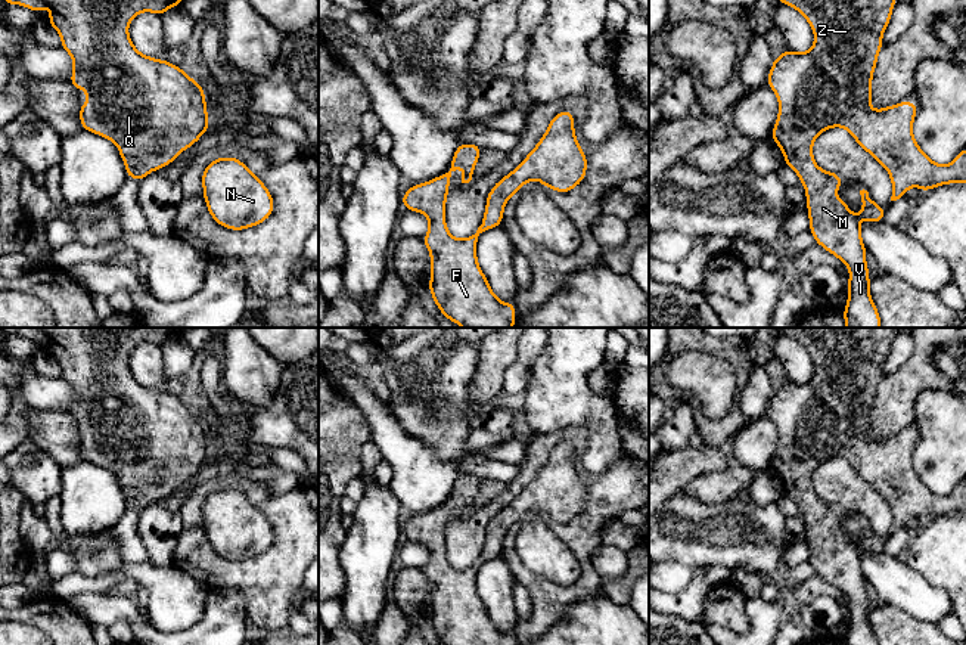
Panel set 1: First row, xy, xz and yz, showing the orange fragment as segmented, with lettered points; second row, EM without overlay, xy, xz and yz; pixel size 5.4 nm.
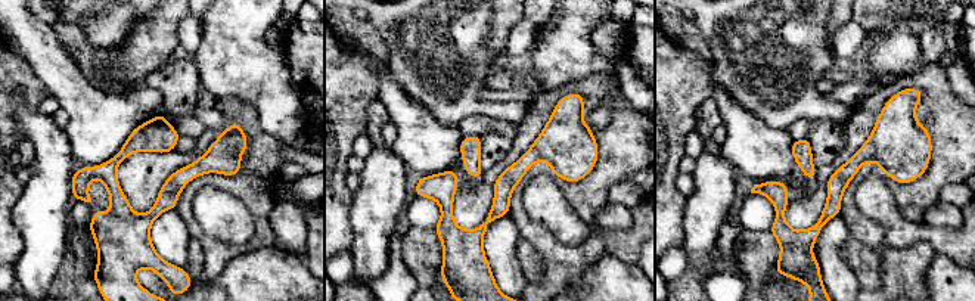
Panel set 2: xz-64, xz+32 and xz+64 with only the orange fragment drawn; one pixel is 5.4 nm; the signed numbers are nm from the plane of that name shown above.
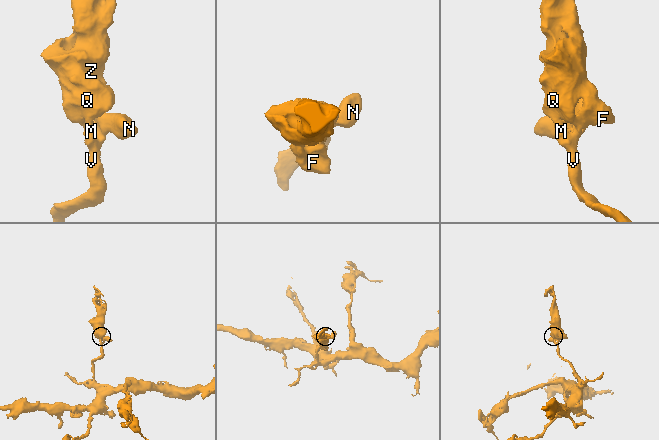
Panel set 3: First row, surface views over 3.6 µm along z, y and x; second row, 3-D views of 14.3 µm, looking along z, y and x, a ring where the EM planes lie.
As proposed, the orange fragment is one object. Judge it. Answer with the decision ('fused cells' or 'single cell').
single cell

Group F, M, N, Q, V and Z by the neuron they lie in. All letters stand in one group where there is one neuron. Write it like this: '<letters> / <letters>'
F M N Q V Z

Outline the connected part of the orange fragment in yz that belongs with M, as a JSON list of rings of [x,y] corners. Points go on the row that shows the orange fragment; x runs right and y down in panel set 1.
[[[777,0],[796,9],[814,32],[814,44],[805,53],[790,49],[774,58],[767,86],[779,99],[779,117],[771,139],[782,149],[785,164],[802,182],[807,195],[810,232],[816,244],[838,257],[849,269],[848,303],[844,308],[845,328],[880,328],[879,311],[869,291],[869,269],[866,246],[861,239],[860,220],[883,221],[885,207],[876,205],[867,190],[860,190],[863,210],[860,215],[849,211],[848,204],[835,196],[841,189],[839,174],[821,170],[813,158],[813,143],[819,134],[832,127],[844,127],[855,142],[883,165],[892,182],[891,201],[906,196],[911,186],[922,192],[948,183],[966,183],[966,148],[953,162],[934,162],[913,137],[913,121],[917,112],[916,102],[873,111],[872,78],[885,32],[897,0]]]

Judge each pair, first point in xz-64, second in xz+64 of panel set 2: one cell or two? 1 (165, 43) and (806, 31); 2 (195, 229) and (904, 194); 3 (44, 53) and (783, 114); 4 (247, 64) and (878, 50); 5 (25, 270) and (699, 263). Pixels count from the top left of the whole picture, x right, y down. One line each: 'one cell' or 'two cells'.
1: two cells
2: one cell
3: two cells
4: one cell
5: one cell

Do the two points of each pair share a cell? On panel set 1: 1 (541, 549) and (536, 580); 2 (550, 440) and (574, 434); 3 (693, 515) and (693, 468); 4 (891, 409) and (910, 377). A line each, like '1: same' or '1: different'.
1: different
2: same
3: different
4: same

